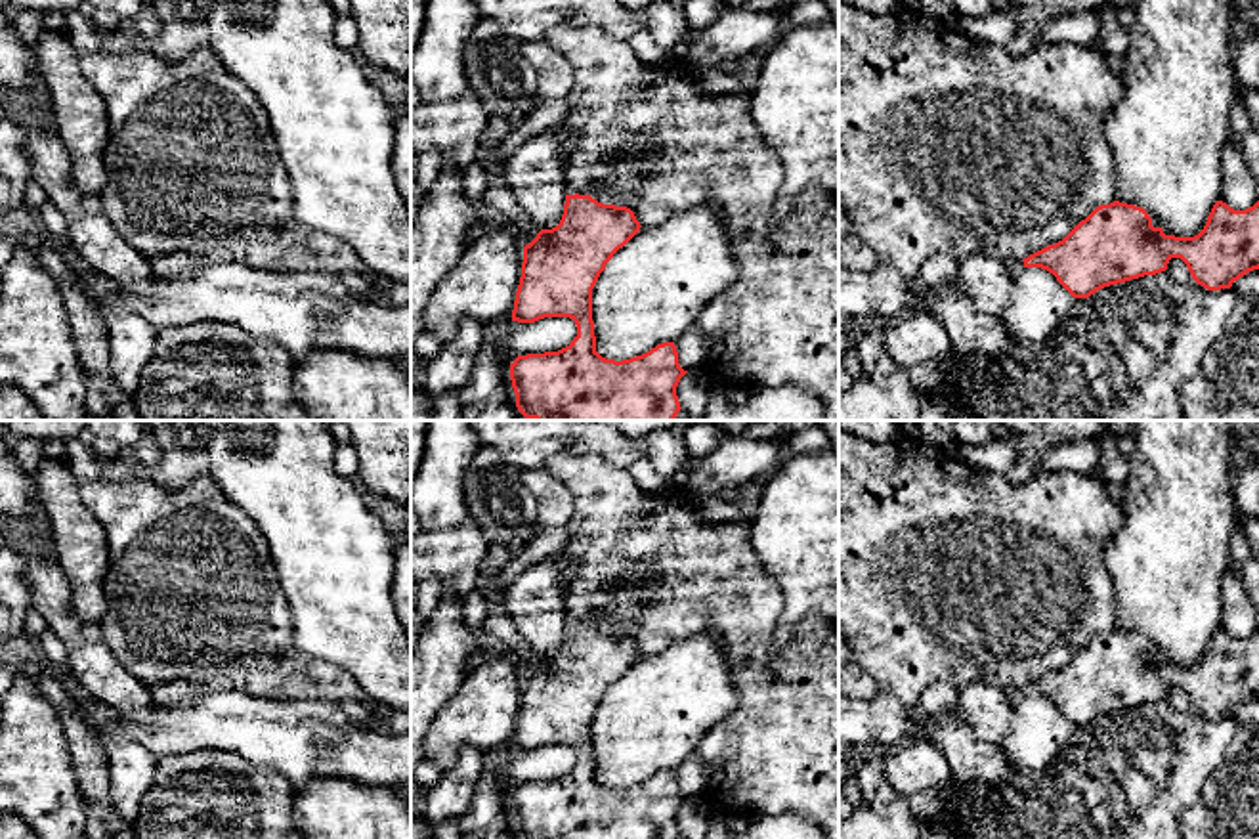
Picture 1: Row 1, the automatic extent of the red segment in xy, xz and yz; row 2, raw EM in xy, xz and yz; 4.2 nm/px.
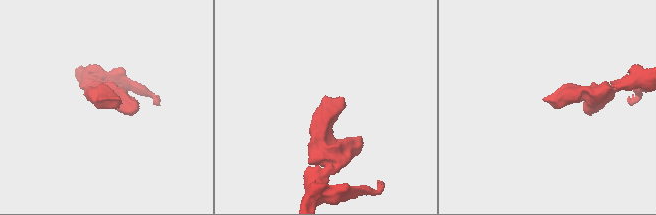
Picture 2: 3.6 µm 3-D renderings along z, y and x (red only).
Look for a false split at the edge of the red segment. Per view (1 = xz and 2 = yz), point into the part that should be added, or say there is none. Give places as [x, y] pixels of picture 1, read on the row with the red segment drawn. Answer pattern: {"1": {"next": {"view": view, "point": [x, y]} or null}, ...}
{"1": {"next": null}, "2": {"next": {"view": "yz", "point": [1015, 266]}}}

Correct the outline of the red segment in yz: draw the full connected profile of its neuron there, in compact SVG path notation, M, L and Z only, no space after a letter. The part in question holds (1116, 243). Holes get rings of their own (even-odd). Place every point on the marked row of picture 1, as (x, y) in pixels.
M1114 201L1097 206L1062 241L1005 264L1013 277L1024 268L1047 269L1074 298L1089 298L1104 287L1162 273L1171 258L1181 258L1204 289L1230 289L1259 269L1259 201L1246 210L1217 201L1194 237L1165 235L1144 208Z

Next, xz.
M565 195L556 227L541 229L523 247L522 277L516 290L512 321L535 323L544 317L569 317L577 336L558 352L518 355L510 363L516 407L535 420L674 420L680 407L676 386L688 373L678 363L674 342L615 361L596 352L592 321L592 289L613 254L638 231L640 222L627 206L604 204L590 195Z

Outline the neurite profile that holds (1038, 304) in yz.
M1024 268L1011 283L1003 321L1022 338L1043 344L1072 312L1076 298L1041 268Z

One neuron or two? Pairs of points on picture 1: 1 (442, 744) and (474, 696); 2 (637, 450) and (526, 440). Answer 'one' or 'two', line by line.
1: one
2: one

